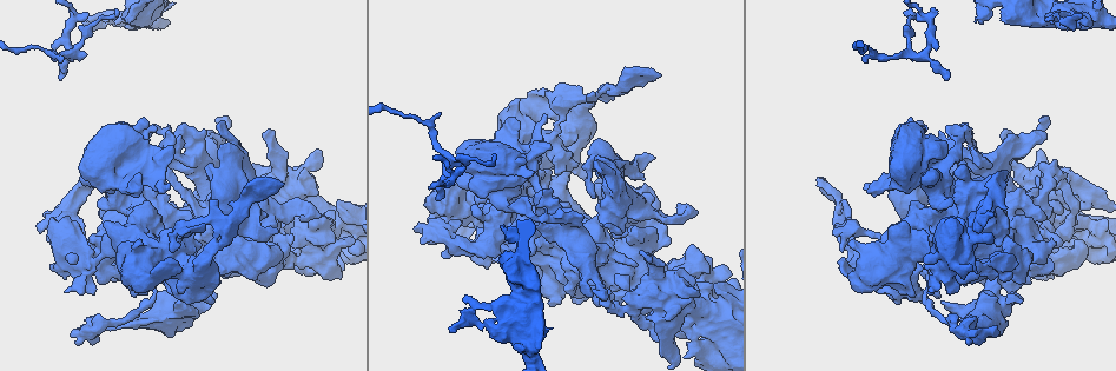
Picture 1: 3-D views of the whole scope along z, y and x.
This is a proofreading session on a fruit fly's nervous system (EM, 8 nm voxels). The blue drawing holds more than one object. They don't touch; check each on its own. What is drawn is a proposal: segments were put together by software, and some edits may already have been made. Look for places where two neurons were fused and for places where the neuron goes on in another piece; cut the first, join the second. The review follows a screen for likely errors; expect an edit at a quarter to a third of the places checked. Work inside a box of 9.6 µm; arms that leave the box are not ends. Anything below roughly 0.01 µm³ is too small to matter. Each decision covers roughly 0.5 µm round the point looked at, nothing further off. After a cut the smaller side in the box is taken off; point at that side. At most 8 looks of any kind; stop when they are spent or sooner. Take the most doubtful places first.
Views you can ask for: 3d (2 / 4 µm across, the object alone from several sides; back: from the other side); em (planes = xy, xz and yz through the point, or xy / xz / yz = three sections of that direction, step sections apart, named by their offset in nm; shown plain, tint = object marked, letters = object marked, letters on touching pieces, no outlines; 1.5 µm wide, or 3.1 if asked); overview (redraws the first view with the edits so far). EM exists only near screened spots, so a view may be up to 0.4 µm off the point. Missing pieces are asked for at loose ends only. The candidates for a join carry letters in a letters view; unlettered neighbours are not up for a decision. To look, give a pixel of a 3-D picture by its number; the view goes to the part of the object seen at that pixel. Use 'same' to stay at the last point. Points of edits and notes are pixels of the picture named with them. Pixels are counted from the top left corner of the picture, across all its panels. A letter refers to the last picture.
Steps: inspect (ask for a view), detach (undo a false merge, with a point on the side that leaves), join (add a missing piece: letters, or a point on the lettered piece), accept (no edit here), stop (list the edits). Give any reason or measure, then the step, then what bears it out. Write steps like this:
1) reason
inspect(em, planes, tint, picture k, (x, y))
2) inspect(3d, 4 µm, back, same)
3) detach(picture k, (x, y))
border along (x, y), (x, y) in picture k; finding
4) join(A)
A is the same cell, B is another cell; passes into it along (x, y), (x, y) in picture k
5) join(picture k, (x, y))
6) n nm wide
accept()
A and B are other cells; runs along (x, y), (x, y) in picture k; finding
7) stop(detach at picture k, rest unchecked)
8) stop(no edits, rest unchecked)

inspect(em, planes, letters, picture 1, (449, 332))

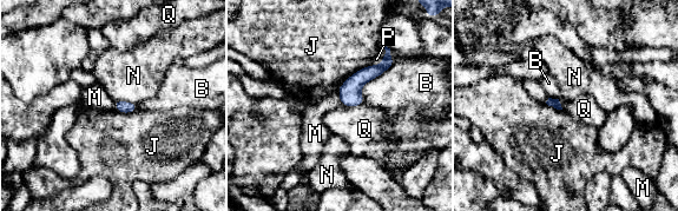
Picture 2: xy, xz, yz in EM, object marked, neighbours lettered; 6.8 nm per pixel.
accept()
B, J, M, N, P and Q are other cells; border along (337, 93), (341, 103) in picture 2; none of them fits

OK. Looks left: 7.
tapers out
inspect(em, xy, step 8, tint, picture 1, (436, 199))

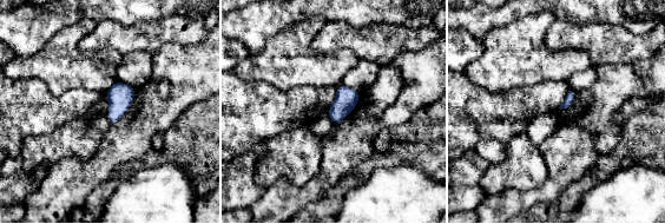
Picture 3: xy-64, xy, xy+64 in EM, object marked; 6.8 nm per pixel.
inspect(em, yz, step 4, letters, same)

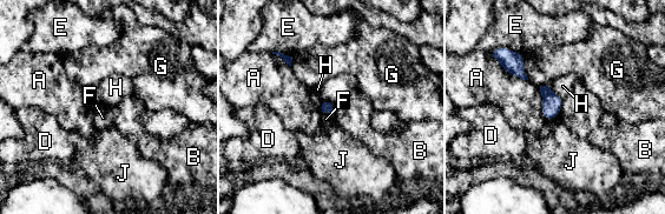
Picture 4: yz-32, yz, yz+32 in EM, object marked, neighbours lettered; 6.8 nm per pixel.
90 nm wide
accept()
A, B, D, E, F, G, H and J are other cells; border along (563, 100), (558, 115) in picture 4; none of them fits

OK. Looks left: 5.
branch stops here
inspect(3d, 4 µm, picture 1, (320, 151))

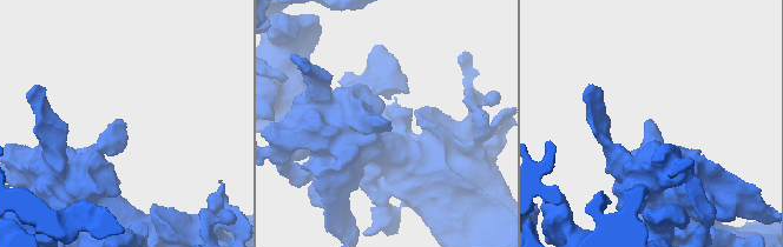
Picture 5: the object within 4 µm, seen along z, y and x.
inspect(em, xy, step 4, letters, picture 5, (123, 124))

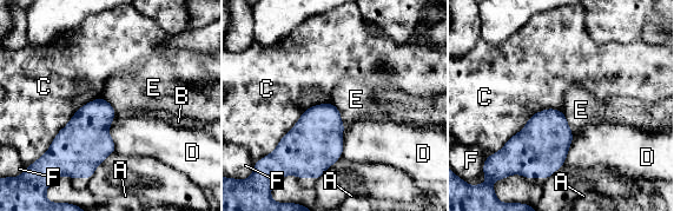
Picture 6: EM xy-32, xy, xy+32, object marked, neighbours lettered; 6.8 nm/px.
220 nm wide
accept()
A, B, C, D, E and F are other cells; border along (563, 112), (573, 133) in picture 6; no lettered piece goes on from it

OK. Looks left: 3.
stop(no edits, rest unchecked)

